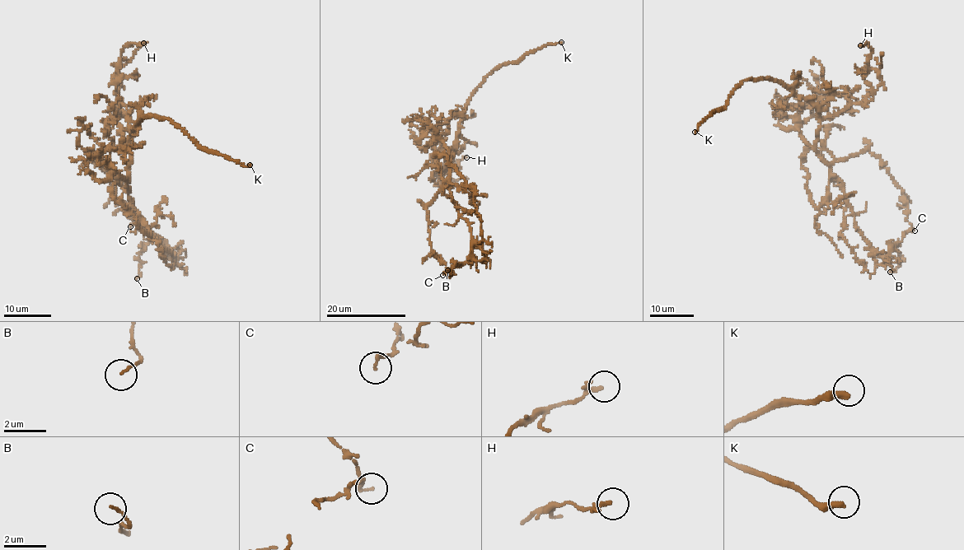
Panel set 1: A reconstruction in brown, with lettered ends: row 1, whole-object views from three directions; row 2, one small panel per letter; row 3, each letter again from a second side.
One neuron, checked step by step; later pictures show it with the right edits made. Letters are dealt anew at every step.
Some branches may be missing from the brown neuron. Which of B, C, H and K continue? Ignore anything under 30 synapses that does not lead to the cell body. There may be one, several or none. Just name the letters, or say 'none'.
K

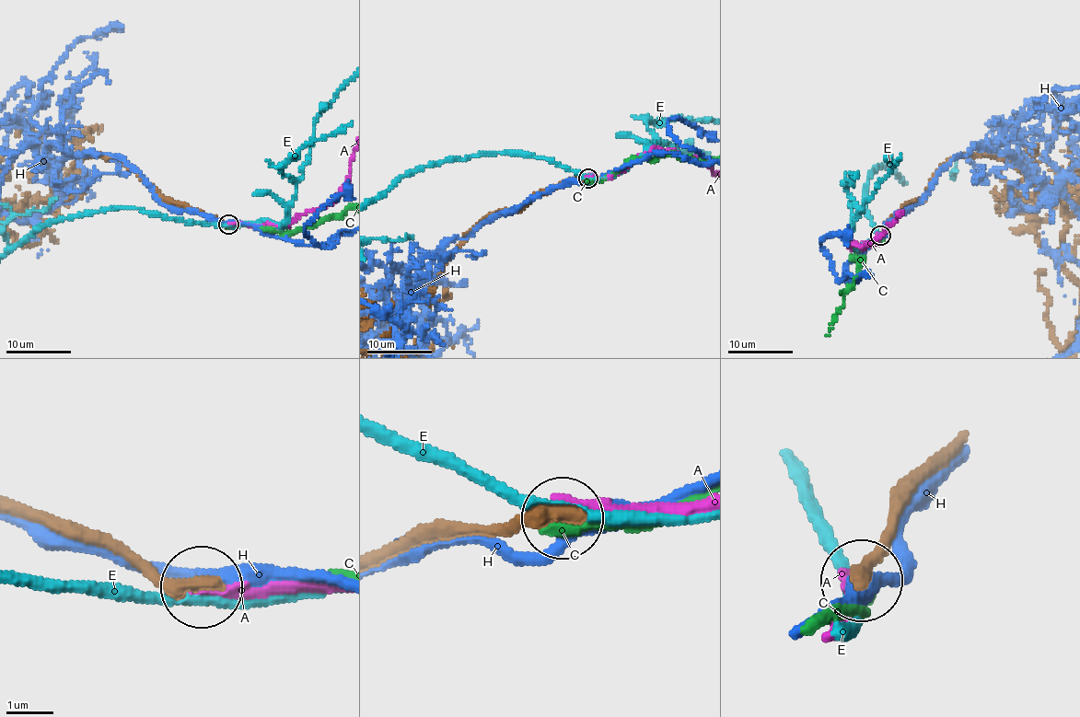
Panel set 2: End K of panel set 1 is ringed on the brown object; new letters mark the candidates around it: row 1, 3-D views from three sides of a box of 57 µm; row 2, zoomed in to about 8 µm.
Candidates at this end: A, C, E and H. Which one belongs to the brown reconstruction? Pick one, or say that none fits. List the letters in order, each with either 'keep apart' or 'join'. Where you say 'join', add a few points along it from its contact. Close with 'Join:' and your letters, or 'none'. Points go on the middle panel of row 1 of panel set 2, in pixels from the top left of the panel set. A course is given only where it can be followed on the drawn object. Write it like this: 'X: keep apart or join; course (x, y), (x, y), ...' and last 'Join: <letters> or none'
A: keep apart
C: join
E: keep apart
H: keep apart
Join: C

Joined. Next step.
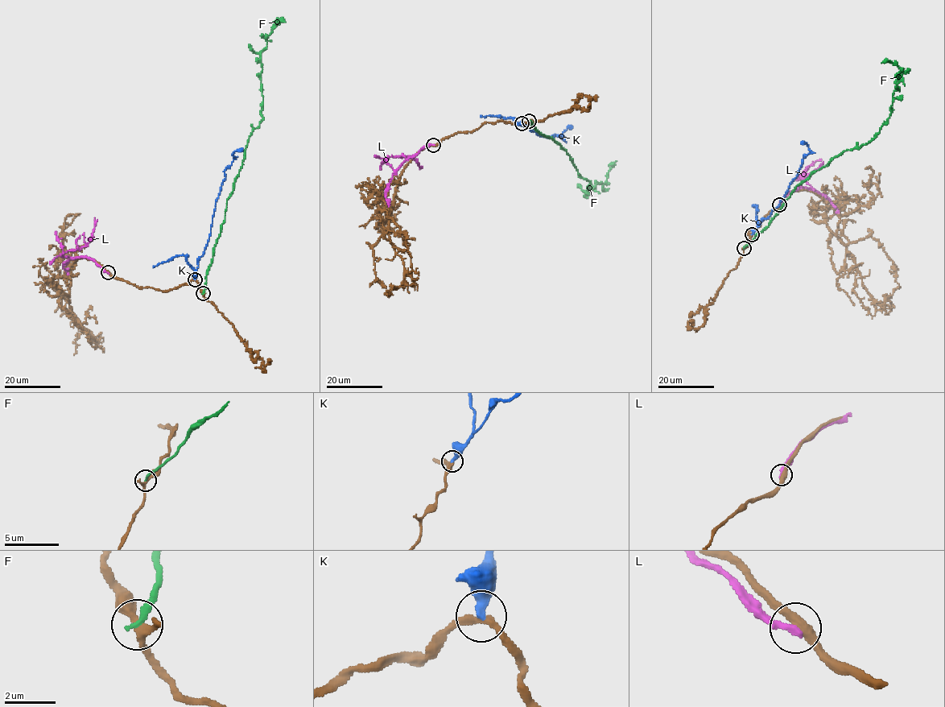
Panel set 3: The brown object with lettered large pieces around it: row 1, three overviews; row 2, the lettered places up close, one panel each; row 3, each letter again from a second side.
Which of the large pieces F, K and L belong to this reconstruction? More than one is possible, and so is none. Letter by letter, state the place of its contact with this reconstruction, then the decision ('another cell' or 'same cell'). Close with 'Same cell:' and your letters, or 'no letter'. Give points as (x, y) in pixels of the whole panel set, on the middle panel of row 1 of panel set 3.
F: contact (529, 121); another cell
K: contact (522, 123); another cell
L: contact (433, 145); another cell
Same cell: no letter

